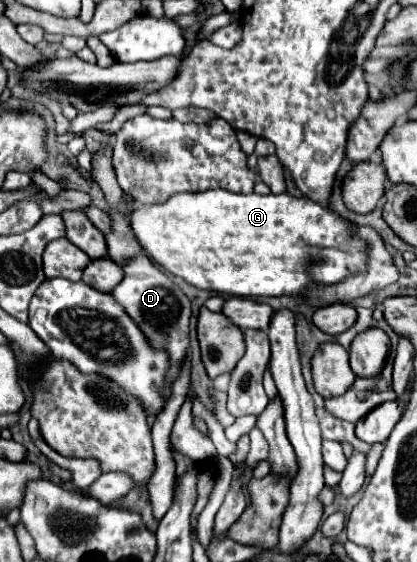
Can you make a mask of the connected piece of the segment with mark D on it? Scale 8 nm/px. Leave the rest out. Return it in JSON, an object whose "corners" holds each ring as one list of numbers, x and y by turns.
{"corners":[[139,255,123,263,125,277,111,293,115,301,127,311,127,315,137,323,137,327,147,335,151,347,159,351,167,351,171,359,171,367,167,373,167,383,173,383,179,377,181,363,187,357,189,351,189,317,191,317,191,303,187,295,173,283,173,279,167,273,161,273,159,267,155,267,147,255]]}

